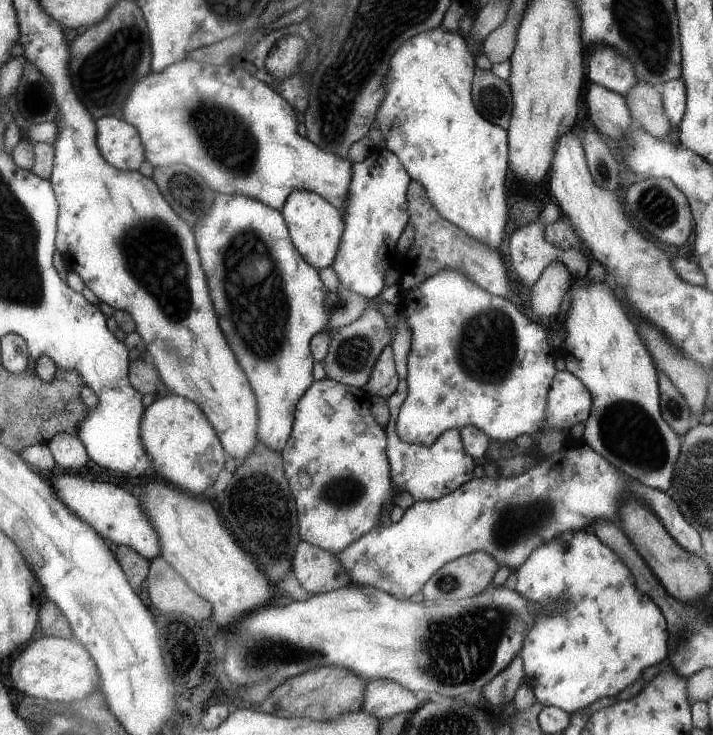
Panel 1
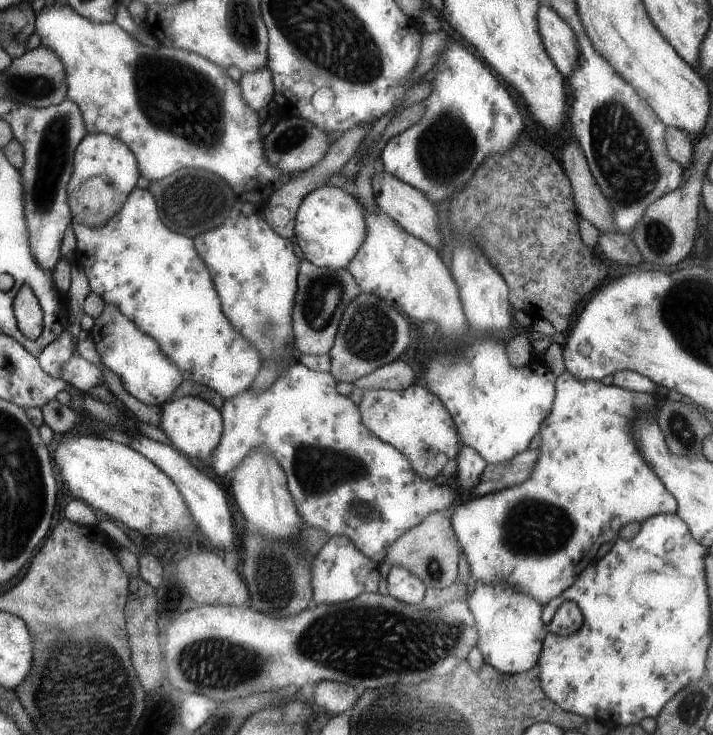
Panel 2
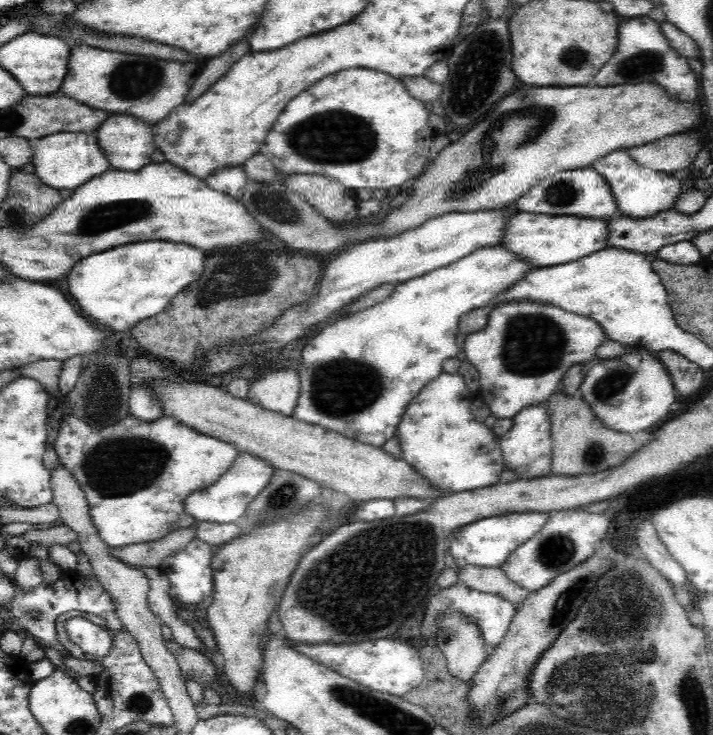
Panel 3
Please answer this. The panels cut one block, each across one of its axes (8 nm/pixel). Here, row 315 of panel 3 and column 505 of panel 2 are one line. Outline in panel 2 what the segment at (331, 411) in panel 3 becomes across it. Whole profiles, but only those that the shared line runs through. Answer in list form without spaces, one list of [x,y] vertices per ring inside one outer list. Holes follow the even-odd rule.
[[[498,338],[496,342],[494,340],[472,342],[460,356],[454,358],[454,362],[450,362],[450,358],[444,356],[444,350],[442,354],[436,350],[427,364],[427,372],[423,377],[428,382],[428,388],[451,411],[464,444],[479,451],[484,460],[490,464],[508,462],[515,458],[516,454],[528,449],[530,441],[542,429],[542,424],[551,413],[555,402],[555,376],[547,363],[539,357],[532,356],[526,366],[522,368],[512,366],[506,346],[502,340],[498,342]]]

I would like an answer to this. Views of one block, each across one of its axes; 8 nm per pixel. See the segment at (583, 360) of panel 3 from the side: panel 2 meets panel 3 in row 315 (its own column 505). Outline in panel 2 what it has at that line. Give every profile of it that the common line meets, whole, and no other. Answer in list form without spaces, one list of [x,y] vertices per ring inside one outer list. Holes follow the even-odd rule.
[[[565,370],[555,378],[555,402],[542,424],[540,456],[531,478],[518,486],[463,502],[452,513],[452,526],[460,536],[472,575],[482,582],[506,580],[542,606],[574,585],[578,574],[596,558],[600,544],[610,542],[628,522],[646,522],[657,514],[677,514],[678,503],[660,482],[632,436],[634,416],[657,414],[650,393],[632,392],[599,380],[580,380]]]

